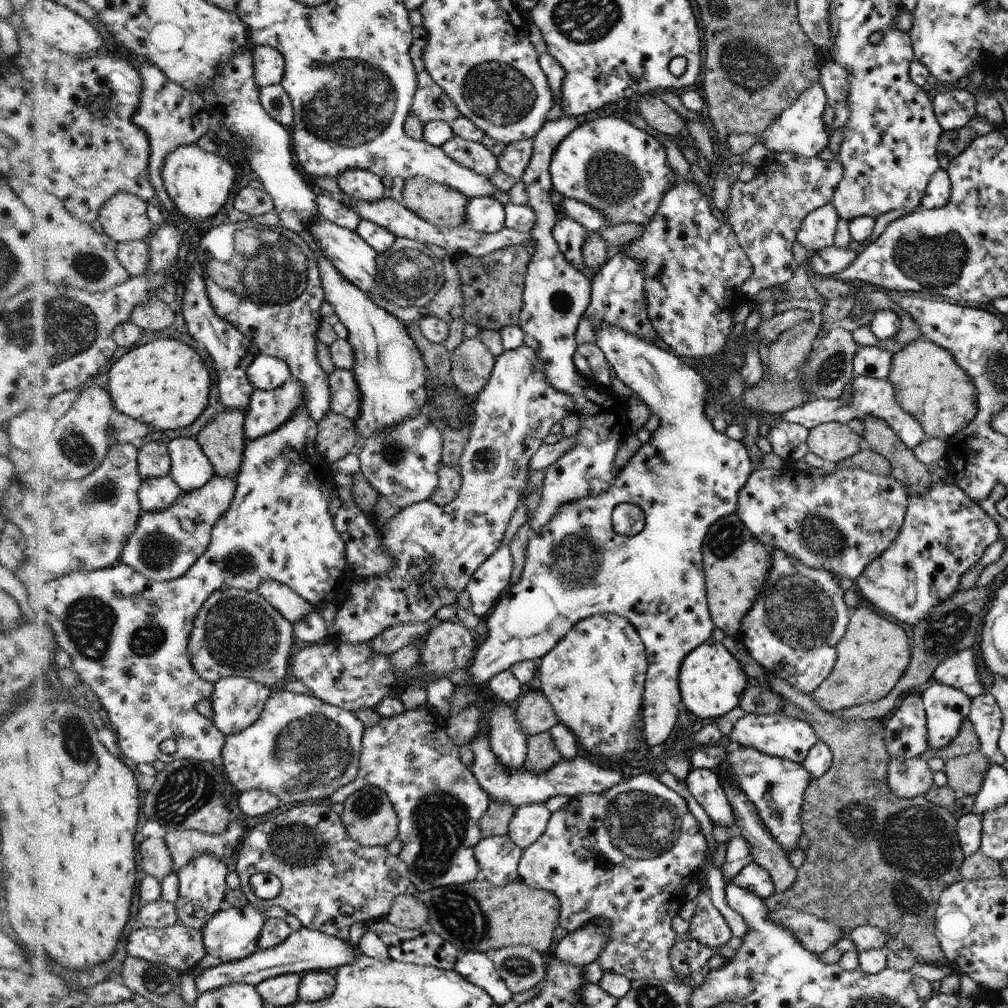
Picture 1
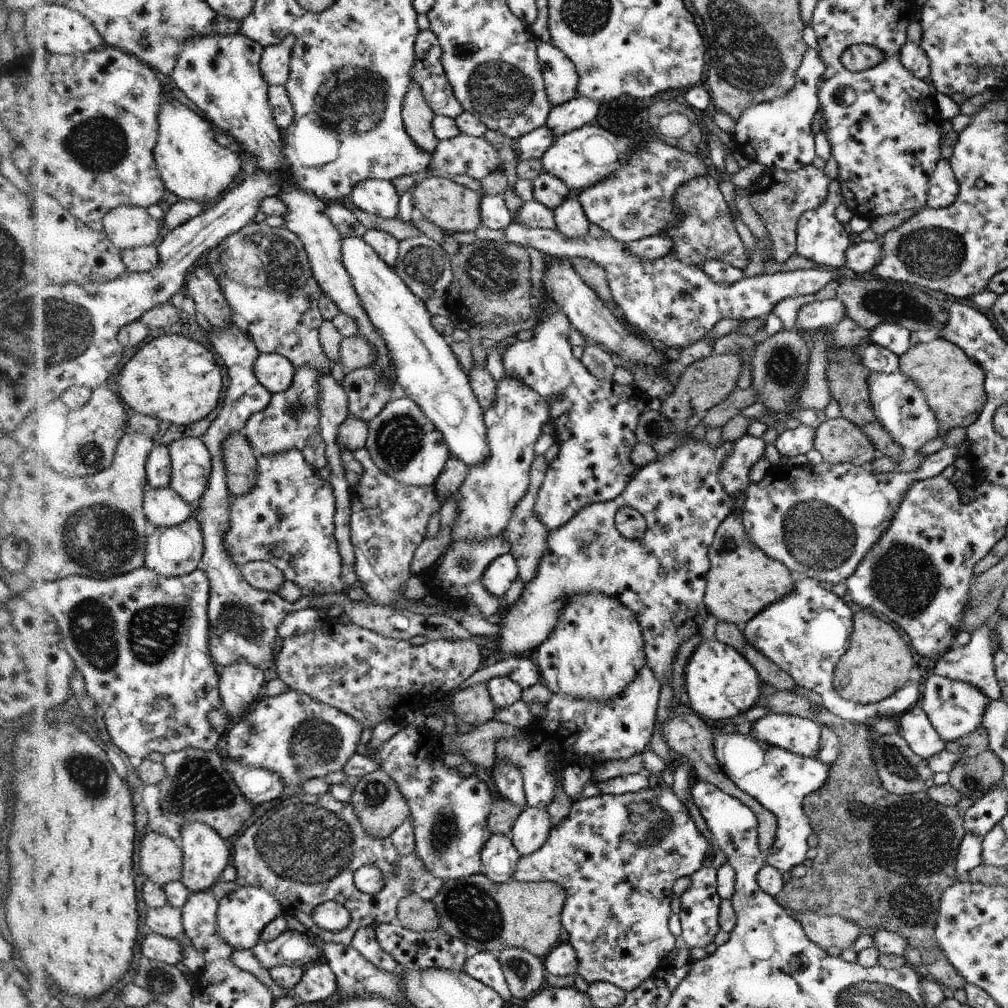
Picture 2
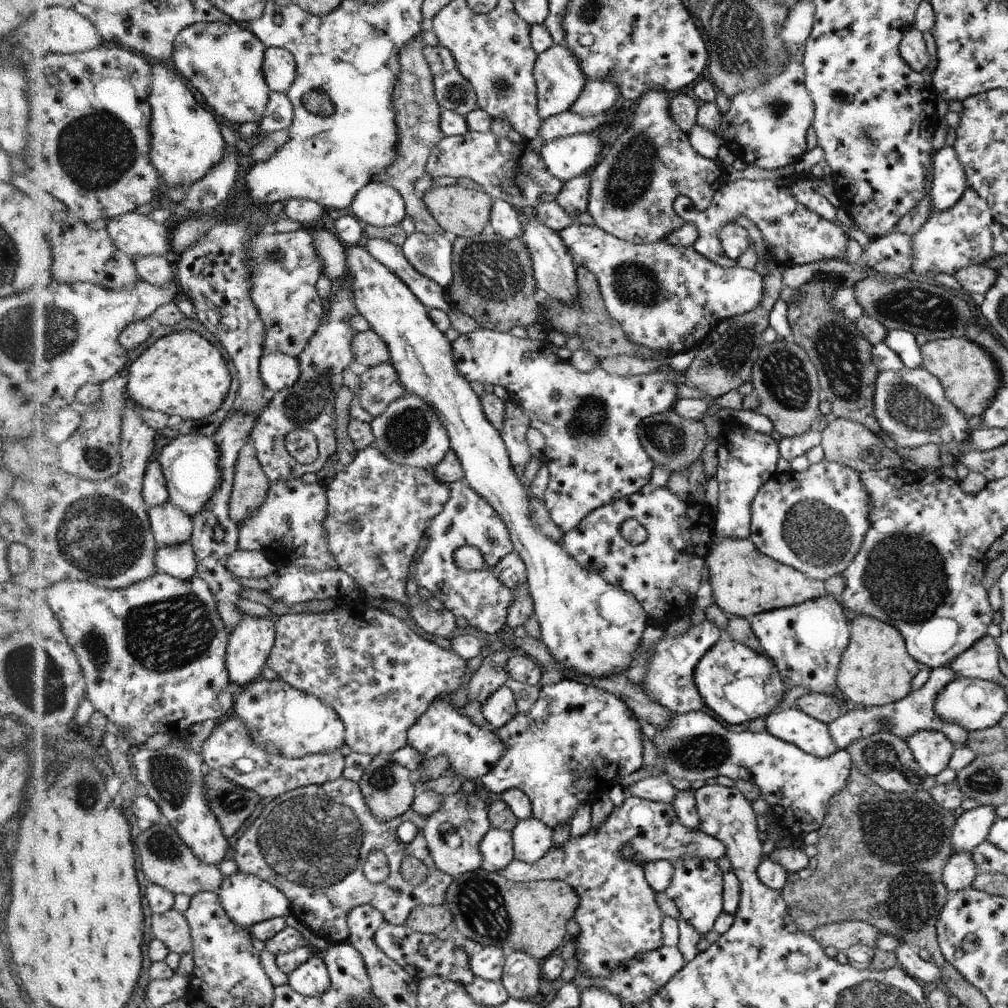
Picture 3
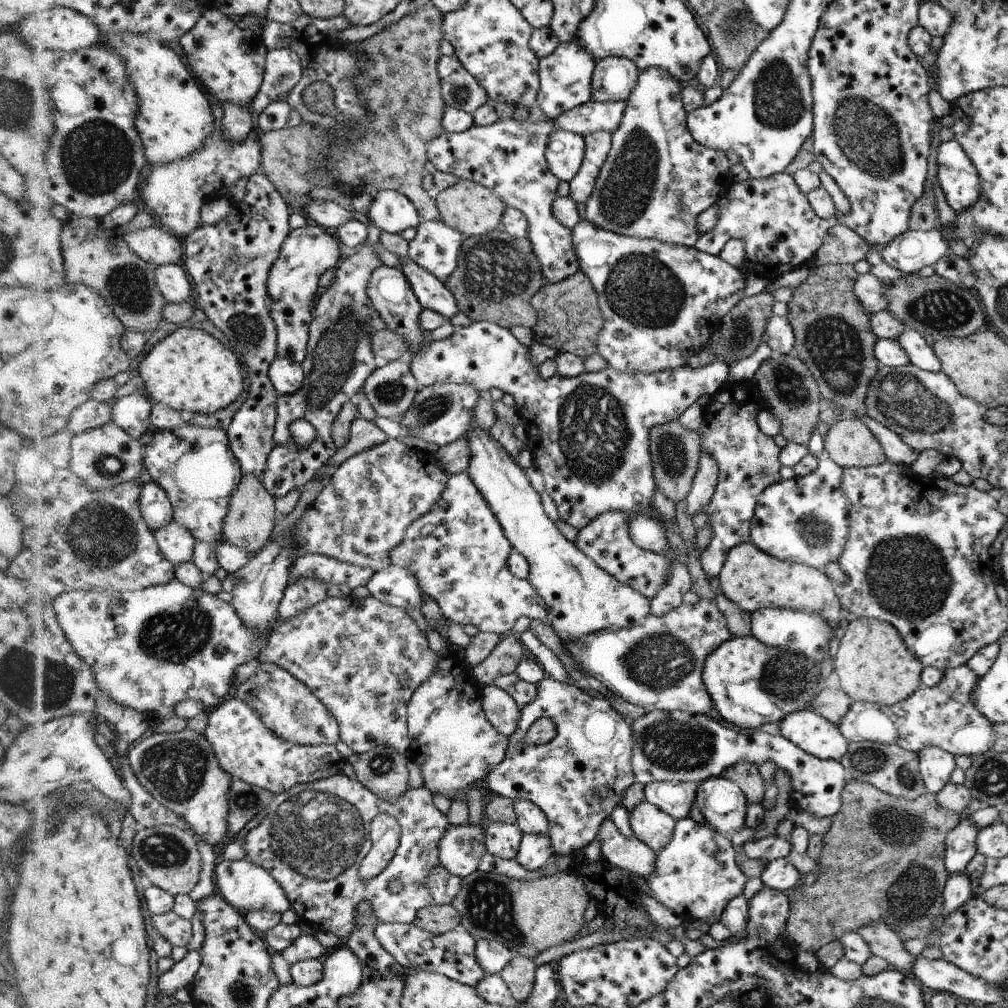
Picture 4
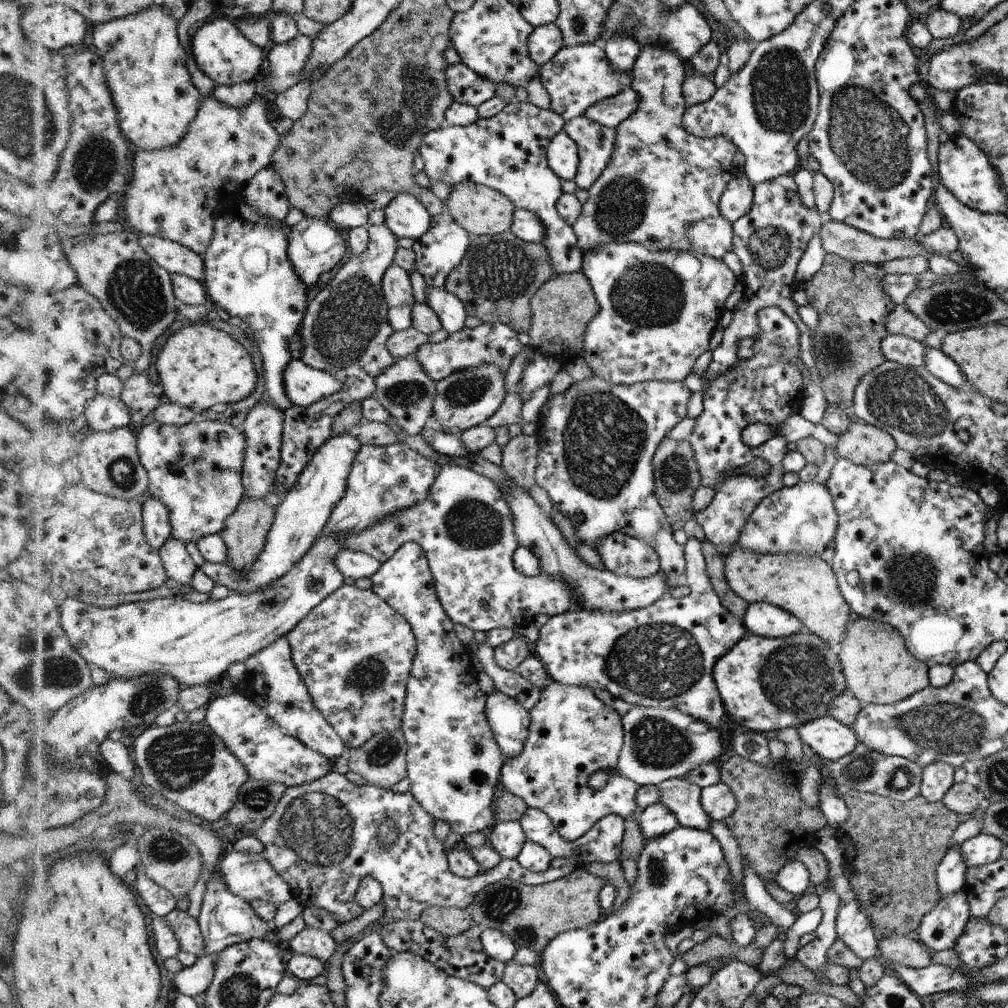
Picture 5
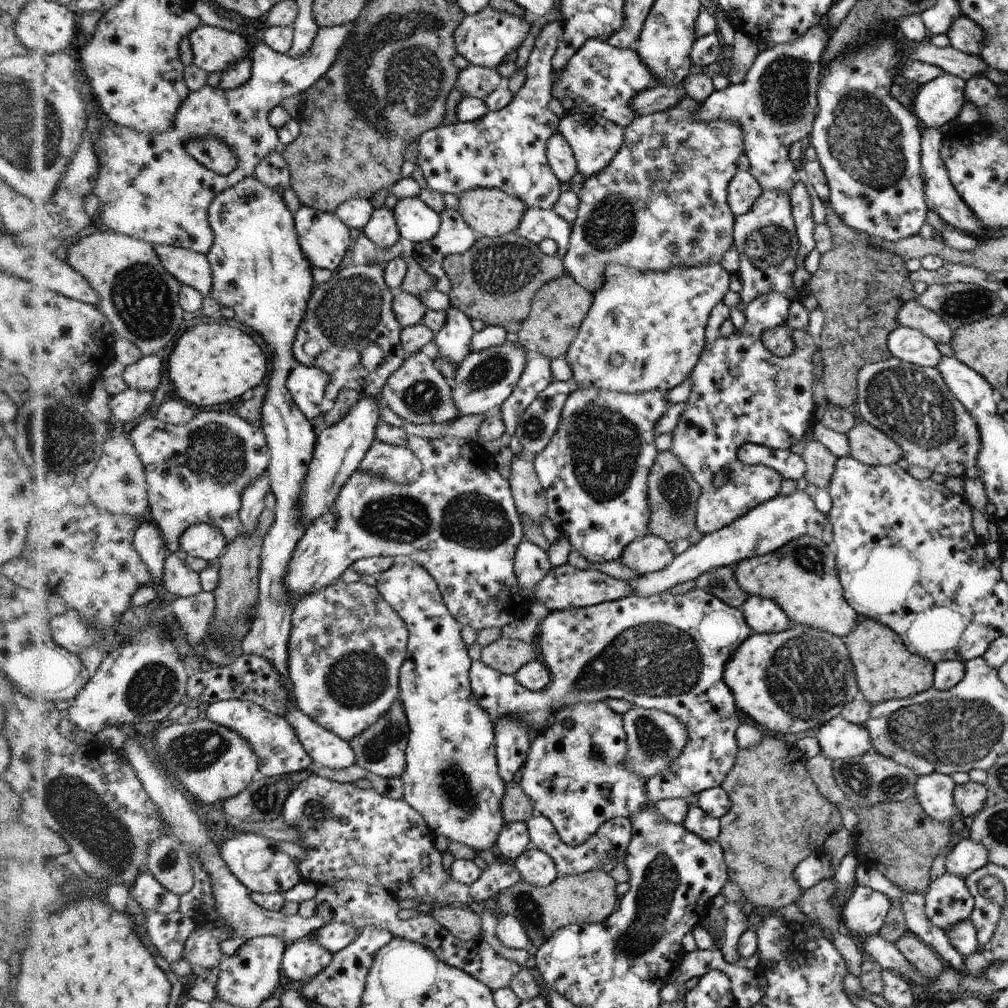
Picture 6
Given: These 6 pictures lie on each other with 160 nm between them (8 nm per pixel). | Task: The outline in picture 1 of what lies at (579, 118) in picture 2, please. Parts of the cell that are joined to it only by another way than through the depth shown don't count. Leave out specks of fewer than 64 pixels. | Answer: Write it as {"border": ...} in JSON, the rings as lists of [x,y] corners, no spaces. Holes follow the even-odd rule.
{"border":[[[566,114],[558,120],[546,123],[534,137],[532,156],[520,178],[527,192],[527,205],[534,211],[536,220],[530,232],[532,234],[530,244],[534,247],[534,254],[532,262],[528,264],[528,274],[525,275],[525,292],[518,325],[540,345],[535,351],[549,383],[555,389],[573,396],[574,414],[585,418],[582,427],[574,436],[573,450],[569,450],[546,468],[541,503],[528,520],[532,534],[546,526],[564,504],[585,496],[600,495],[612,486],[613,480],[620,472],[615,462],[616,450],[620,446],[620,440],[626,438],[626,432],[630,430],[626,399],[617,395],[614,390],[609,392],[610,388],[582,376],[572,363],[572,355],[578,345],[575,341],[576,329],[591,301],[592,280],[590,274],[578,270],[566,260],[558,248],[557,241],[554,240],[553,226],[557,223],[559,208],[554,206],[550,198],[553,185],[549,164],[553,160],[557,146],[577,126],[574,117]]]}

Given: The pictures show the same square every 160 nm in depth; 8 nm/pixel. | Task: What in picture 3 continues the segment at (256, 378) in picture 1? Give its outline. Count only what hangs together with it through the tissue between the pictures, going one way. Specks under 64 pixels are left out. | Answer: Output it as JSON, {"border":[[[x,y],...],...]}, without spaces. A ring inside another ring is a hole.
{"border":[[[283,352],[267,353],[262,359],[261,373],[272,395],[291,389],[301,376],[301,363]]]}

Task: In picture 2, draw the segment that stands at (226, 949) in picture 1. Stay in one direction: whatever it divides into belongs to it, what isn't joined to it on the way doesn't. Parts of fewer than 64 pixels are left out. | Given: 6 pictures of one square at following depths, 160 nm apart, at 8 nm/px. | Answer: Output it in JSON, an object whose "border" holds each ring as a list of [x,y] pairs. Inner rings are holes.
{"border":[[[240,887],[221,900],[218,928],[223,939],[235,950],[254,950],[262,941],[262,933],[274,920],[284,914],[282,903],[268,890],[258,887]]]}

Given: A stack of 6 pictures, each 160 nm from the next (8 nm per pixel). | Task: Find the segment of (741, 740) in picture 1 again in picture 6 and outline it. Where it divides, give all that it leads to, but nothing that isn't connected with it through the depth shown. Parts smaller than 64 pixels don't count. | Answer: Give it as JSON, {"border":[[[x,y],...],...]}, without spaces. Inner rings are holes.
{"border":[[[841,715],[830,719],[814,736],[820,745],[820,752],[827,759],[850,759],[865,755],[873,744],[869,731],[863,725],[847,721]]]}

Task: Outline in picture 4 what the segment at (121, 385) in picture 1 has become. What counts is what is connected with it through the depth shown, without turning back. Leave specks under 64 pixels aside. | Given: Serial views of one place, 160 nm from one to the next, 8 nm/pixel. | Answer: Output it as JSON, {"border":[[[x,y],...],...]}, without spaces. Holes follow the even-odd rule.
{"border":[[[181,327],[160,341],[138,369],[144,390],[155,403],[170,405],[189,417],[209,415],[234,404],[246,390],[246,372],[244,361],[233,347],[224,346],[224,342],[204,330],[188,327]]]}

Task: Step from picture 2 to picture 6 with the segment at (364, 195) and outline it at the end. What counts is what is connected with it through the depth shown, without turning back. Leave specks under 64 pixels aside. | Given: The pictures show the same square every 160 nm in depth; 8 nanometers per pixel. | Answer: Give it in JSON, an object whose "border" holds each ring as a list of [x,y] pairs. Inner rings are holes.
{"border":[[[420,196],[400,199],[392,209],[402,238],[419,244],[433,239],[441,228],[441,215],[423,201]]]}

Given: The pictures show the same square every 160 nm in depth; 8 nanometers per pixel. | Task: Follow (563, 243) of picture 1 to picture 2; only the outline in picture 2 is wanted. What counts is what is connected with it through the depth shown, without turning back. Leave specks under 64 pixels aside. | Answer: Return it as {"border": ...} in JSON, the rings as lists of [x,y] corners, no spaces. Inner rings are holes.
{"border":[[[571,193],[564,203],[553,210],[556,223],[554,229],[569,239],[583,237],[588,233],[588,226],[590,226],[589,217],[585,215],[578,198],[578,194]]]}

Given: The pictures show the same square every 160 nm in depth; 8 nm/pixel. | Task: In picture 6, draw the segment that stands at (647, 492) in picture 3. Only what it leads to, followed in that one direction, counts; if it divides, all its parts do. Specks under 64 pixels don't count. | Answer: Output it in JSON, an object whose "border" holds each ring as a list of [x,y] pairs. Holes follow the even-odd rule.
{"border":[[[648,534],[630,542],[622,551],[619,561],[640,575],[662,570],[675,557],[668,543],[665,538]]]}

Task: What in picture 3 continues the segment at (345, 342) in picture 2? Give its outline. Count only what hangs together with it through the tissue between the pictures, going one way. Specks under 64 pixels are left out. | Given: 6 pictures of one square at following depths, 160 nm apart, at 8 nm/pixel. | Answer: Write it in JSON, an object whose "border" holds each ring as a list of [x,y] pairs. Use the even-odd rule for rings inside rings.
{"border":[[[372,329],[358,332],[352,340],[354,352],[354,364],[359,369],[366,369],[390,360],[389,348],[381,336],[378,336]]]}

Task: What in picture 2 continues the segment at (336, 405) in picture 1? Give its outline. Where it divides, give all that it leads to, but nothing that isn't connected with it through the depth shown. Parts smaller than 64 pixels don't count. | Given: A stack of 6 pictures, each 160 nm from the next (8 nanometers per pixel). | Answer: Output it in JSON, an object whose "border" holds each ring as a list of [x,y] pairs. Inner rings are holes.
{"border":[[[370,367],[356,369],[344,375],[341,382],[349,401],[349,414],[368,422],[397,396],[385,373]]]}

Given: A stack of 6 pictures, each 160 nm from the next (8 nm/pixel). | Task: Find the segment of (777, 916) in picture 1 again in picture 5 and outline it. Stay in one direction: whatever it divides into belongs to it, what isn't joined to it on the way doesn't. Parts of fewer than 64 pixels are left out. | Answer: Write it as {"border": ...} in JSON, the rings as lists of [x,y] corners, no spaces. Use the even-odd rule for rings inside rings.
{"border":[[[894,933],[892,936],[880,937],[878,948],[878,956],[894,965],[921,969],[933,962],[932,950],[922,941],[906,938],[906,935]]]}

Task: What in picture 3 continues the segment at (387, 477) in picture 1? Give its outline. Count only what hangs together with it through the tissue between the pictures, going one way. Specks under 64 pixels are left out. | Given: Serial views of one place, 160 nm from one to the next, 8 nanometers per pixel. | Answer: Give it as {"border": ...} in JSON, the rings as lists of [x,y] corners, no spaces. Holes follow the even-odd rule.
{"border":[[[406,394],[390,402],[386,410],[370,422],[374,442],[371,446],[380,449],[391,461],[407,467],[416,467],[434,472],[438,463],[445,459],[451,448],[449,433],[442,420],[420,397]]]}

